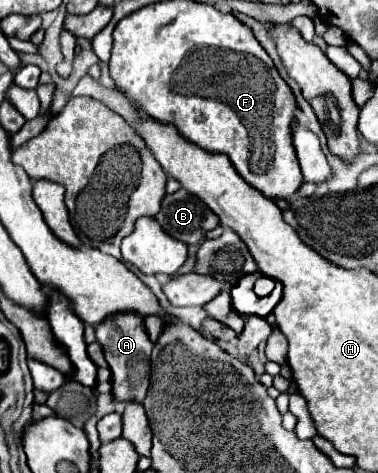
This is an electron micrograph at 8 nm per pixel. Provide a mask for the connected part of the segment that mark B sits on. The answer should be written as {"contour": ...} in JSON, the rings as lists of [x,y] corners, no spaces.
{"contour":[[[186,189],[166,195],[156,219],[168,235],[188,245],[200,243],[208,231],[220,225],[218,215]]]}

